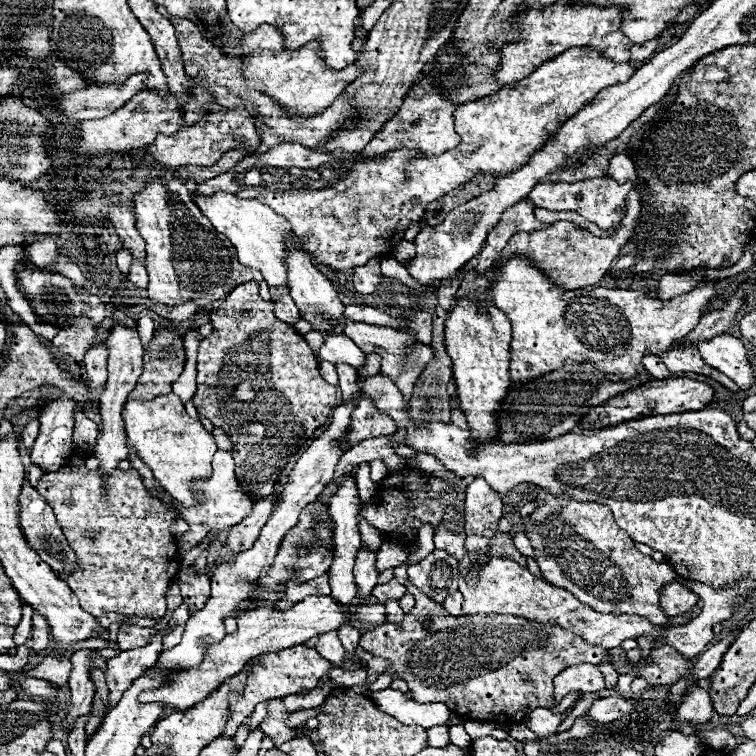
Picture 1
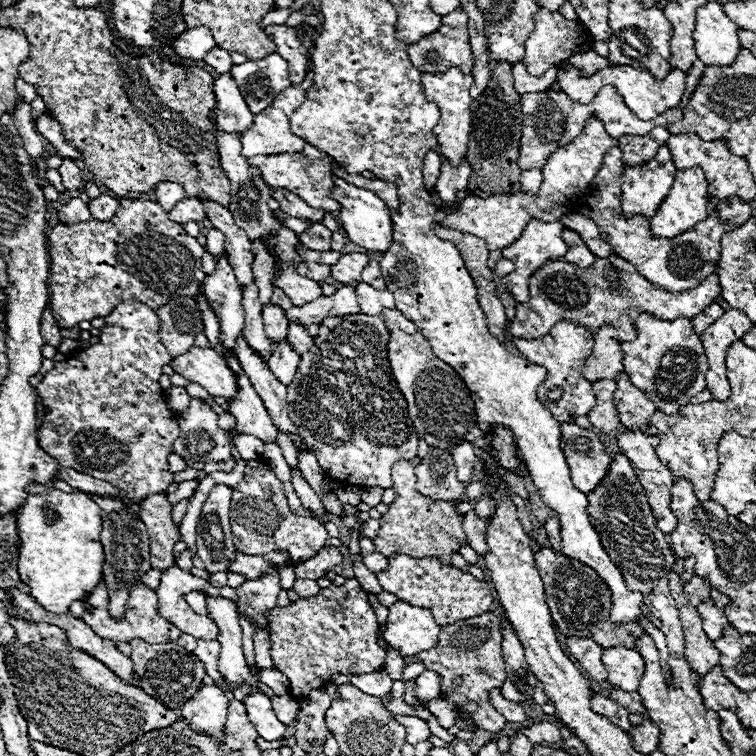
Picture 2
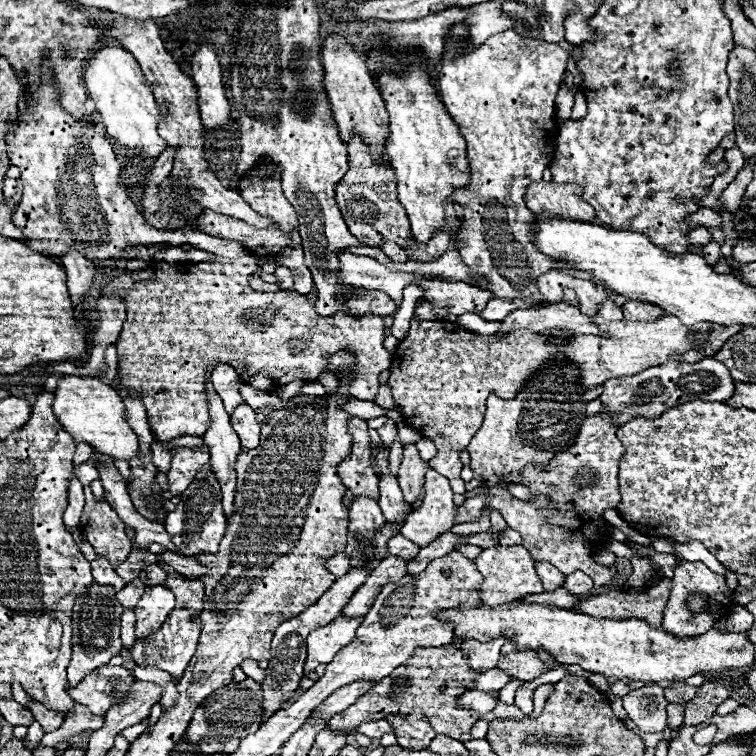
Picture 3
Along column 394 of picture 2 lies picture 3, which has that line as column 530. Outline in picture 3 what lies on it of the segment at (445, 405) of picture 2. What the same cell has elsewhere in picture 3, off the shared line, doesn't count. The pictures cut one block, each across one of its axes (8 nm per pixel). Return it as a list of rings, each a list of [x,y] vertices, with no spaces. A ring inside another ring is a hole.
[[[666,314],[656,322],[606,320],[594,316],[594,324],[604,334],[570,332],[570,340],[562,340],[554,336],[556,330],[514,330],[506,338],[496,340],[494,336],[466,332],[456,322],[428,320],[418,324],[416,318],[412,320],[408,336],[392,354],[388,386],[404,422],[436,444],[437,453],[429,465],[450,480],[456,494],[464,494],[466,484],[460,478],[460,452],[466,450],[470,438],[480,428],[480,418],[484,416],[486,398],[490,394],[514,398],[532,376],[548,366],[558,366],[558,362],[580,370],[582,386],[592,390],[610,378],[638,374],[666,362],[700,362],[702,358],[712,358],[722,350],[730,336],[742,330],[742,326],[726,328],[712,326],[710,322],[682,326],[672,314]]]

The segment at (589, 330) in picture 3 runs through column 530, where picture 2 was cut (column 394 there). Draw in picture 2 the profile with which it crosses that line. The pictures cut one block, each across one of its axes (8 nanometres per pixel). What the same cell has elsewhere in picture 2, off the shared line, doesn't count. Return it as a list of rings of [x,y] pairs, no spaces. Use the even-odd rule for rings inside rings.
[[[384,308],[382,310],[382,314],[380,314],[382,318],[384,318],[384,324],[388,326],[388,330],[402,330],[402,332],[406,332],[406,334],[414,334],[414,332],[418,332],[418,328],[402,314],[402,312],[398,312],[398,310],[390,310],[390,308]]]

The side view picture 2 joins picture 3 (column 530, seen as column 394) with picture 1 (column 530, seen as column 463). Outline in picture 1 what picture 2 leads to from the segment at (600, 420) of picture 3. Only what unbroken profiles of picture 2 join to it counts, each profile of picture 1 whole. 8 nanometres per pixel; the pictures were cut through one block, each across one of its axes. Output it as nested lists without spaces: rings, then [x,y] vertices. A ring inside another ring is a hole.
[[[546,488],[538,490],[534,502],[538,506],[530,514],[532,528],[526,538],[532,542],[542,578],[570,590],[580,602],[604,614],[638,614],[660,626],[672,624],[672,616],[662,610],[658,598],[662,586],[676,580],[676,572],[638,552],[634,540],[616,526],[608,506],[580,502],[568,494],[554,496]]]

